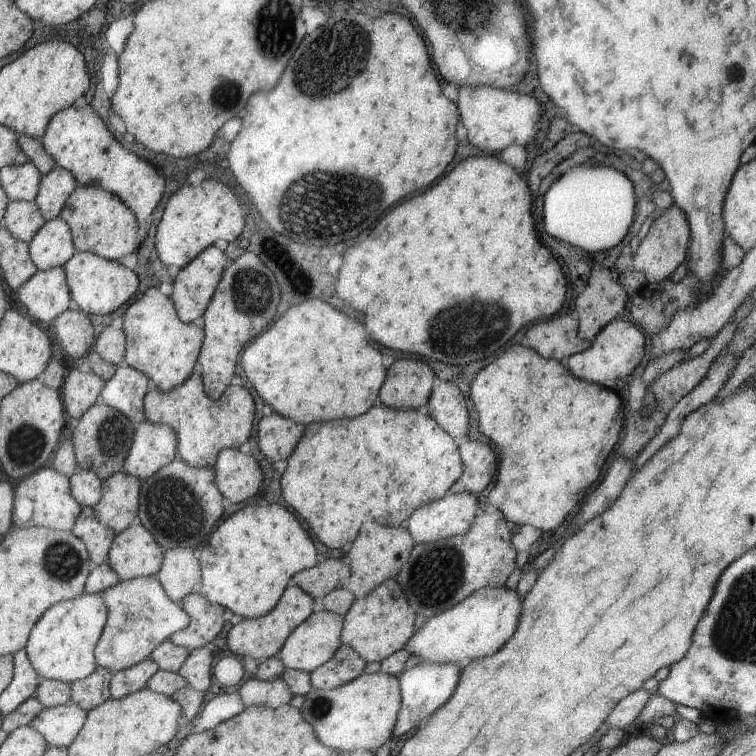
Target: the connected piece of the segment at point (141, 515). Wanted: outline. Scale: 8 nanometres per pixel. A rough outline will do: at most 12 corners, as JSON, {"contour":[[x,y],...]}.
{"contour":[[174,459],[140,482],[138,521],[194,549],[223,512],[212,467]]}

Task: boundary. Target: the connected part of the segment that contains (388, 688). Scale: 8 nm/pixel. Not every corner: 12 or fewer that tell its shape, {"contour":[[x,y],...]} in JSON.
{"contour":[[375,672],[303,695],[317,740],[373,751],[395,726],[399,680]]}

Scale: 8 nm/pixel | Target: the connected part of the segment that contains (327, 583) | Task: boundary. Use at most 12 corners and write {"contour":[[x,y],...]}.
{"contour":[[326,558],[291,583],[322,598],[348,578],[345,558]]}

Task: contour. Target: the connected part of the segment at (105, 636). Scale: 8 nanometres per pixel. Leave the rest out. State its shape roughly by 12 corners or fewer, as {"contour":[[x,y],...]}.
{"contour":[[154,577],[103,590],[97,667],[142,662],[189,625]]}

